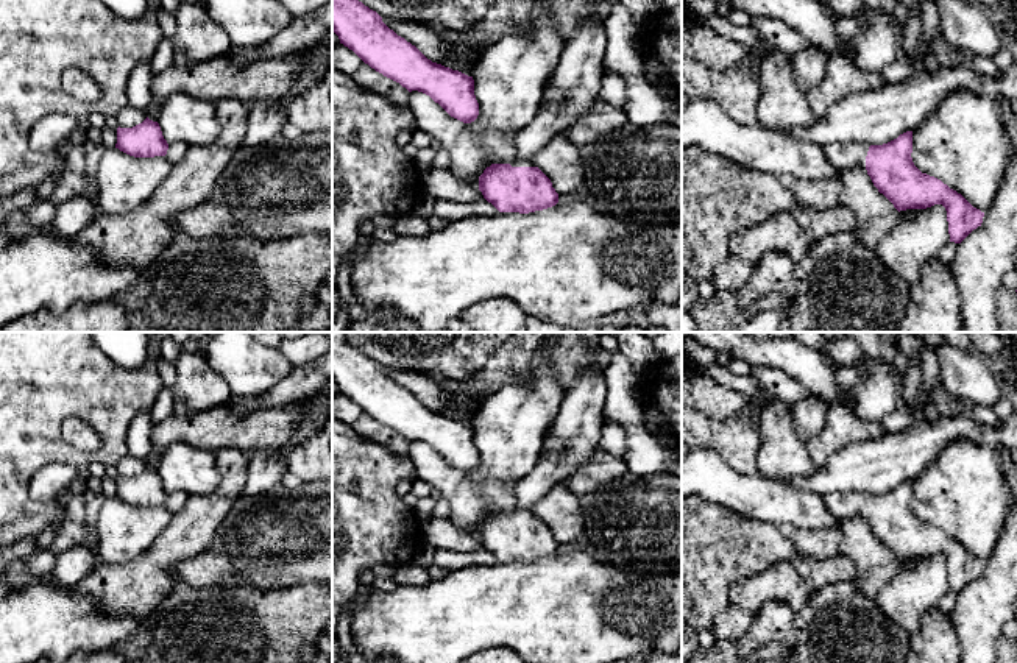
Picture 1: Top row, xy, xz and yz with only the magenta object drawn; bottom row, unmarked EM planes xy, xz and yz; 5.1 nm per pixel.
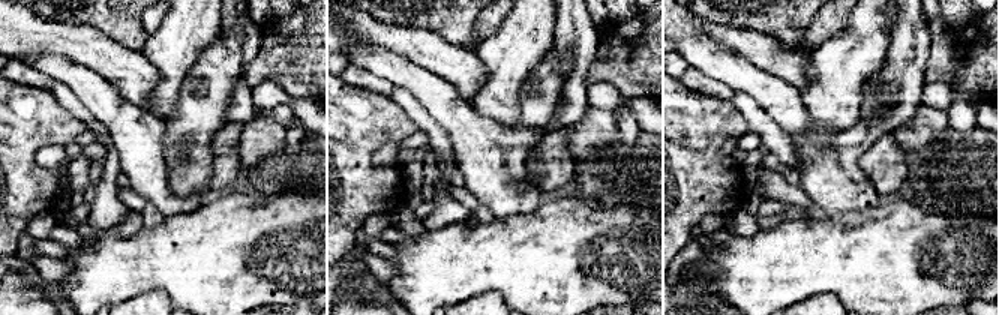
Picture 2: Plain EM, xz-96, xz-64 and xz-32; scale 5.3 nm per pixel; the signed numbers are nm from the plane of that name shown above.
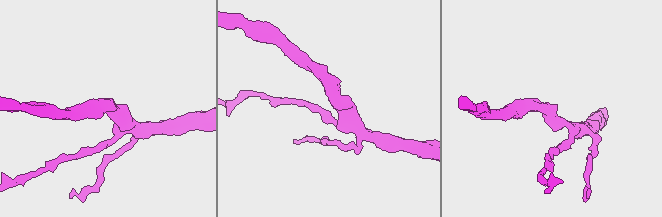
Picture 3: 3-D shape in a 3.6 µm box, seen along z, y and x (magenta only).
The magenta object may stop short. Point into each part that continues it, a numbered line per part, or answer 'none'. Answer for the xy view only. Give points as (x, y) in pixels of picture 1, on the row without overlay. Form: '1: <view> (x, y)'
1: xy (177, 501)

